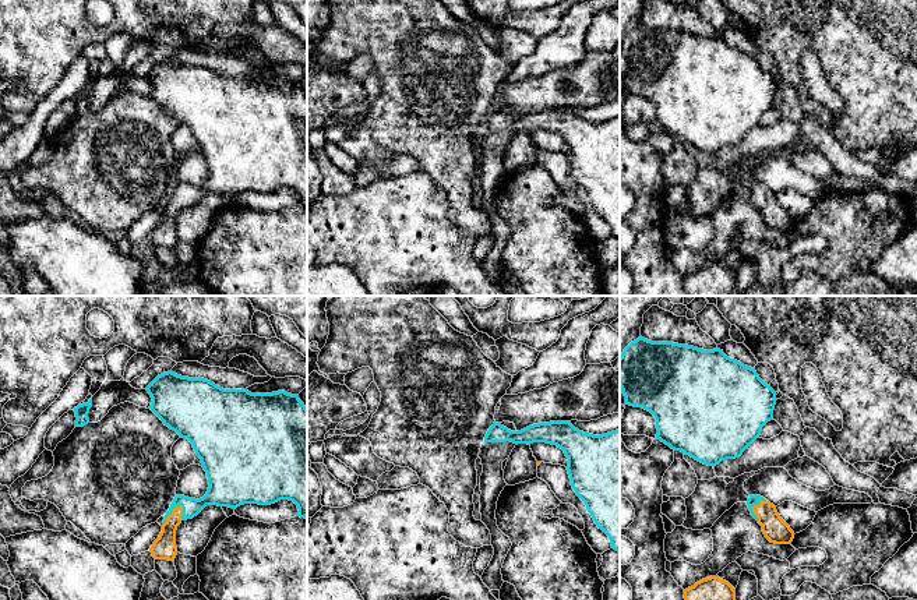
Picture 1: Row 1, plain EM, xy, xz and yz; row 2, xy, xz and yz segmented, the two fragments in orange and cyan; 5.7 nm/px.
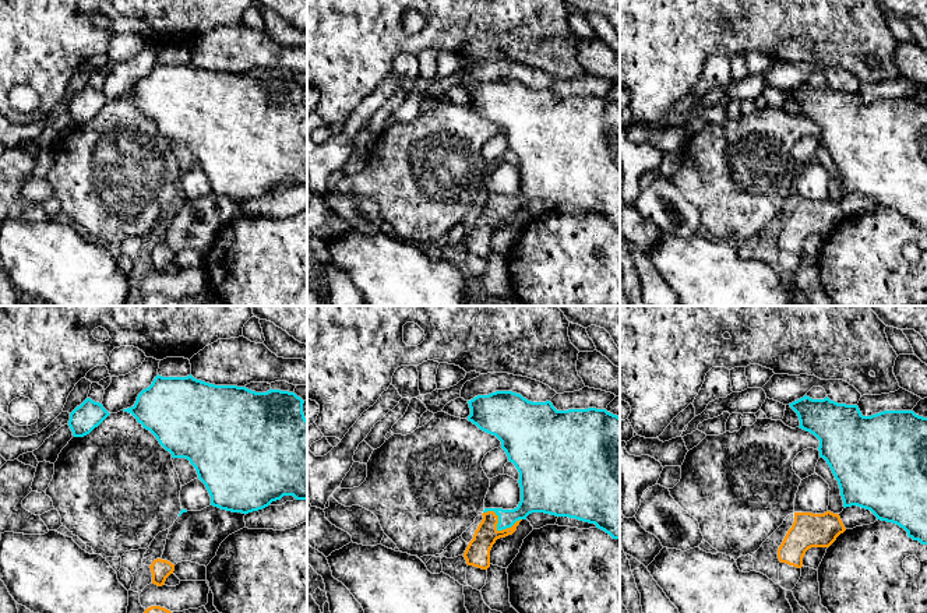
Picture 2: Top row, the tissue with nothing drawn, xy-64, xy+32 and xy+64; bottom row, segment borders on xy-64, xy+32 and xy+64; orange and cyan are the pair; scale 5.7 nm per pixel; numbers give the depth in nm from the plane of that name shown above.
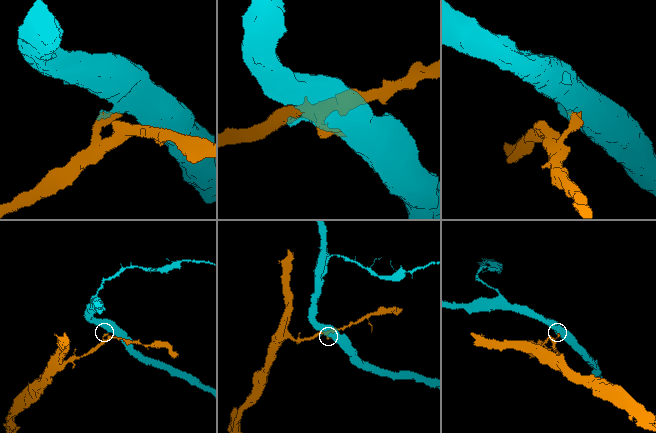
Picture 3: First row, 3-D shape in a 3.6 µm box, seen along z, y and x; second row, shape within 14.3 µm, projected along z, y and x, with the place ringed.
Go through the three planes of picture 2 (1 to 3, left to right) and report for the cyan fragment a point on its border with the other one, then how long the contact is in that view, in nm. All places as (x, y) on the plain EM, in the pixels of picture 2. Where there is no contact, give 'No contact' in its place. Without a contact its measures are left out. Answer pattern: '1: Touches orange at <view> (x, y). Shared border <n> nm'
1: No contact
2: Touches orange at xy+32 (496, 214). Shared border 220 nm
3: No contact

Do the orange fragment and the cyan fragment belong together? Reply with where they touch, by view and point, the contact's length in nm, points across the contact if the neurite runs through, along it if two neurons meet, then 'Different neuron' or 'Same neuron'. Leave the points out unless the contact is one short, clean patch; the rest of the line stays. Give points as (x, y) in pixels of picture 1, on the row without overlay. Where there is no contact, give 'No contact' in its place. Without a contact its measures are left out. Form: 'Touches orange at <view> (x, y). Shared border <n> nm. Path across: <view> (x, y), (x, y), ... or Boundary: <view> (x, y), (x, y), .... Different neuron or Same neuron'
Touches orange at xy (172, 201). Shared border 160 nm. Boundary: xy (180, 191), (163, 211). Different neuron

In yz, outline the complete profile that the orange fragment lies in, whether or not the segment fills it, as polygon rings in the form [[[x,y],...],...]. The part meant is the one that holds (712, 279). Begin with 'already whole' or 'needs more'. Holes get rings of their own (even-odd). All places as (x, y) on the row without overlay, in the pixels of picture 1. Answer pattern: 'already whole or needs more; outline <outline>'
already whole; outline [[[710,264],[685,276],[684,286],[689,296],[730,296],[736,290],[736,278],[719,264]]]

